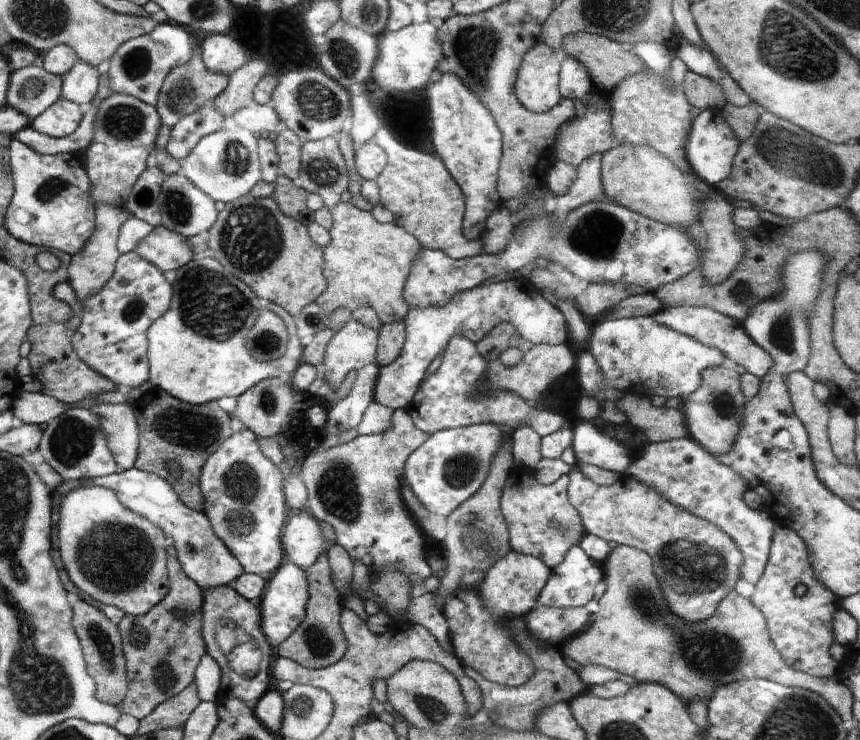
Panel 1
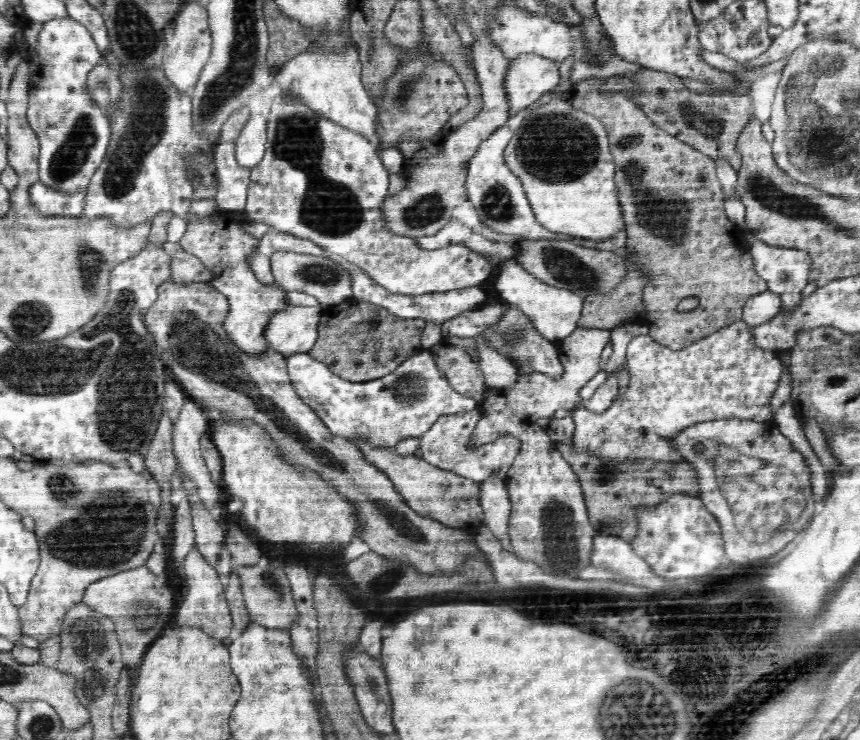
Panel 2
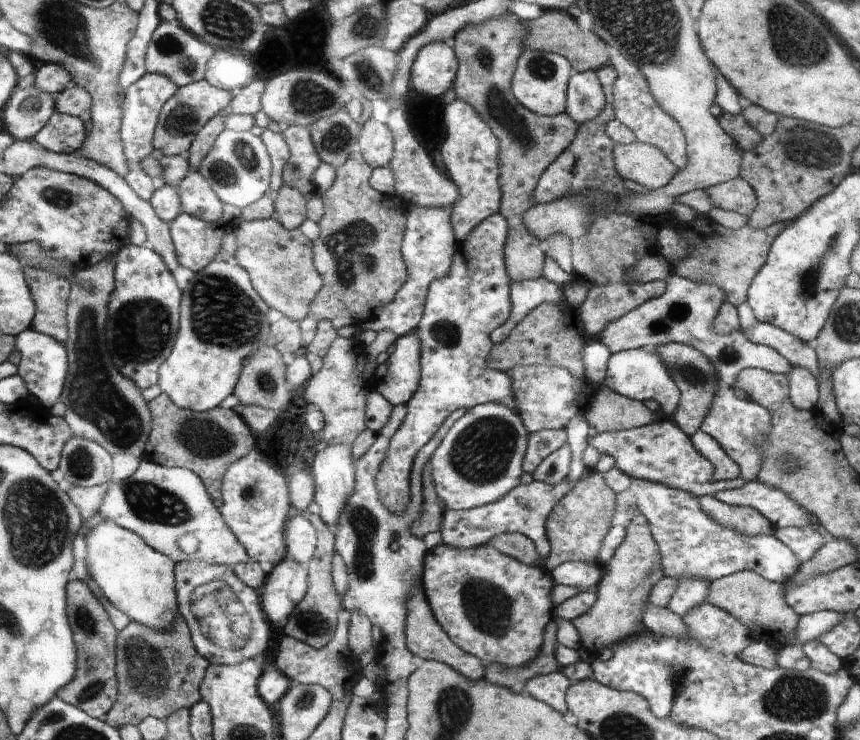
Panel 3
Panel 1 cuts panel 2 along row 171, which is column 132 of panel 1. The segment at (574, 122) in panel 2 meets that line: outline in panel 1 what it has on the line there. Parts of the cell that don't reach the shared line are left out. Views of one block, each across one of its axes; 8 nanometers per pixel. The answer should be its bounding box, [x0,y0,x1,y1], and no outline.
[58,485,173,616]

